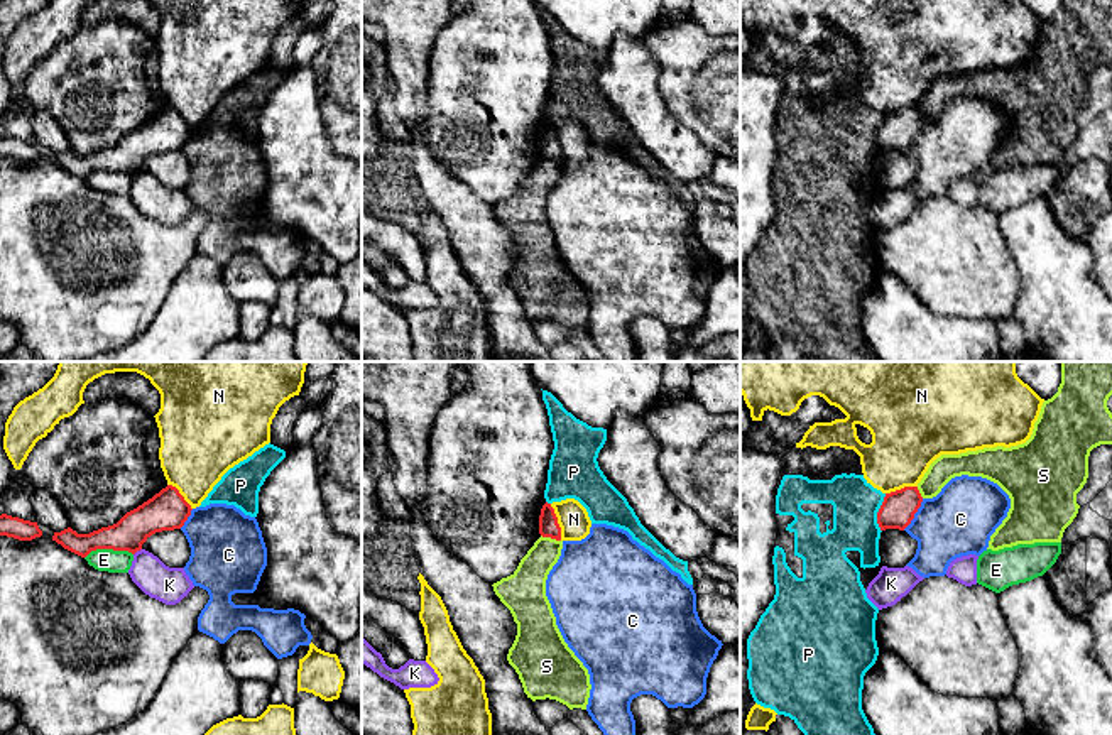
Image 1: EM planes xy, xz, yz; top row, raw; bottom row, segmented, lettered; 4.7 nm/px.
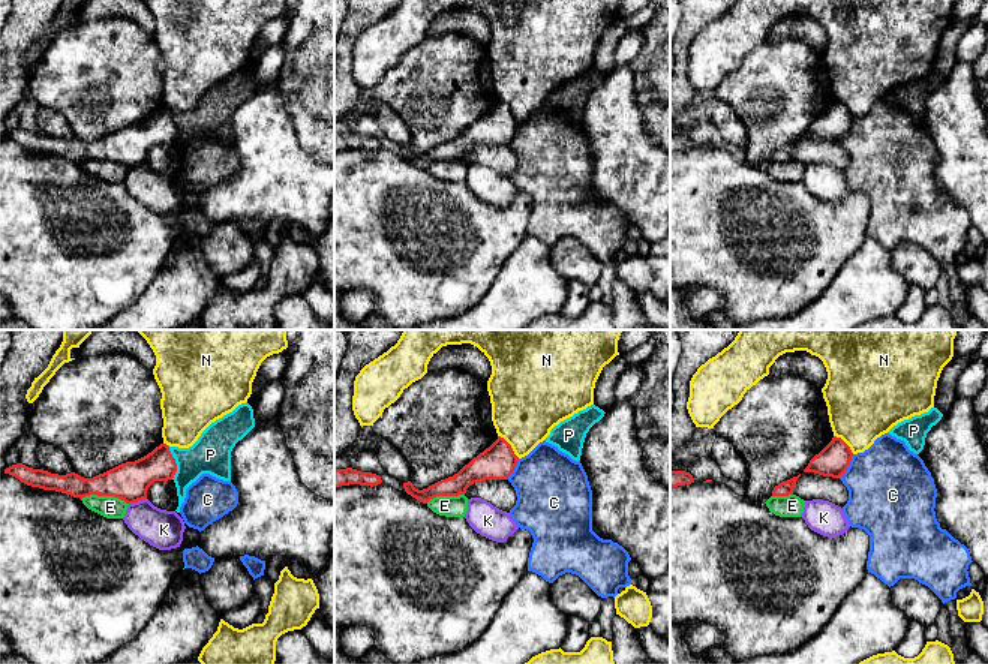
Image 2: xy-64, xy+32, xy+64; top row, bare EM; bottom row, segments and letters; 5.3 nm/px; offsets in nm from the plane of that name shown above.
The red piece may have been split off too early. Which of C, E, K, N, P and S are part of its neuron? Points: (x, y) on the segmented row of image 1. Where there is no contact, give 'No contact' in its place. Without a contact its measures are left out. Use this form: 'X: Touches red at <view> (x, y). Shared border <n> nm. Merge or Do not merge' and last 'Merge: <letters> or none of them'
C: Touches red at yz (915, 512). Shared border 180 nm. Do not merge
E: Touches red at xy (109, 548). Shared border 240 nm. Do not merge
K: Touches red at xy (137, 549). Shared border 50 nm. Do not merge
N: Touches red at xz (556, 522). Shared border 190 nm. Do not merge
P: Touches red at yz (877, 512). Shared border 190 nm. Do not merge
S: Touches red at xz (551, 538). Shared border 100 nm. Do not merge
Merge: none of them

